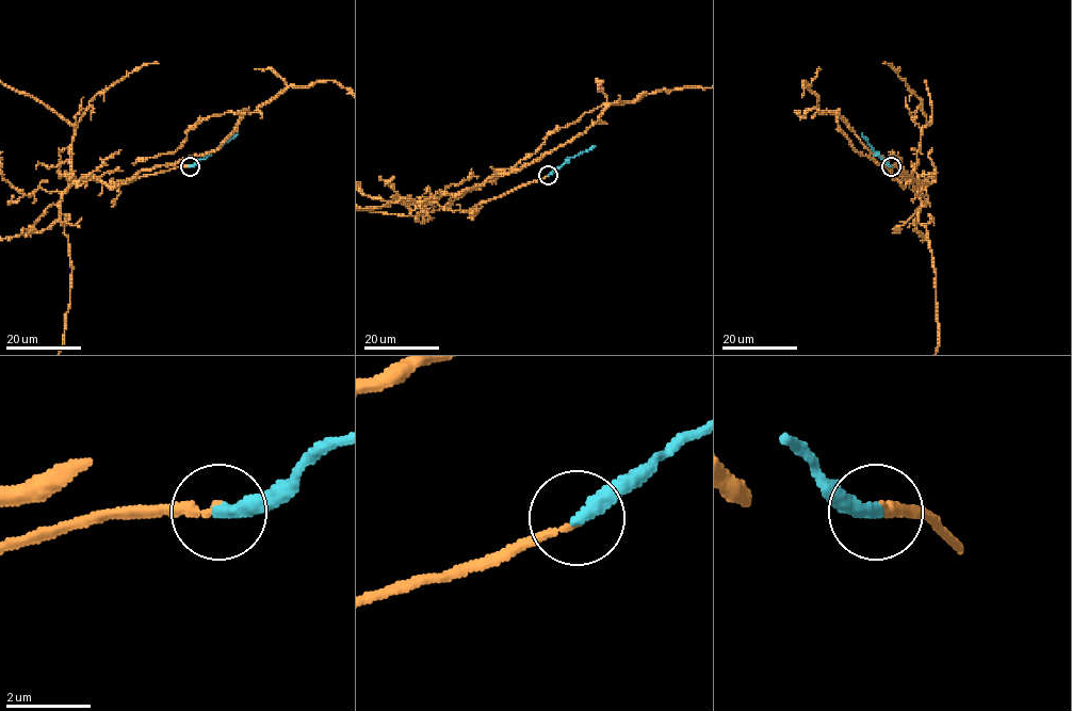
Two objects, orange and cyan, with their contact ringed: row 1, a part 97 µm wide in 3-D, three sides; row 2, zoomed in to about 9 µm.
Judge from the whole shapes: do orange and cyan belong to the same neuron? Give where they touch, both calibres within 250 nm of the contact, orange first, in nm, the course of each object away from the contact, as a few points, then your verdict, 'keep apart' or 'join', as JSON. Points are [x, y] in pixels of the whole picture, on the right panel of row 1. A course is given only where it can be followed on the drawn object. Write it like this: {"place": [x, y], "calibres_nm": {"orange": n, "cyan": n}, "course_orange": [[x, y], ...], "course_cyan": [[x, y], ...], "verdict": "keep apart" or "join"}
{"place": [891, 166], "calibres_nm": {"orange": 160, "cyan": 360}, "course_cyan": [[892, 166], [874, 151], [861, 133]], "verdict": "join"}

